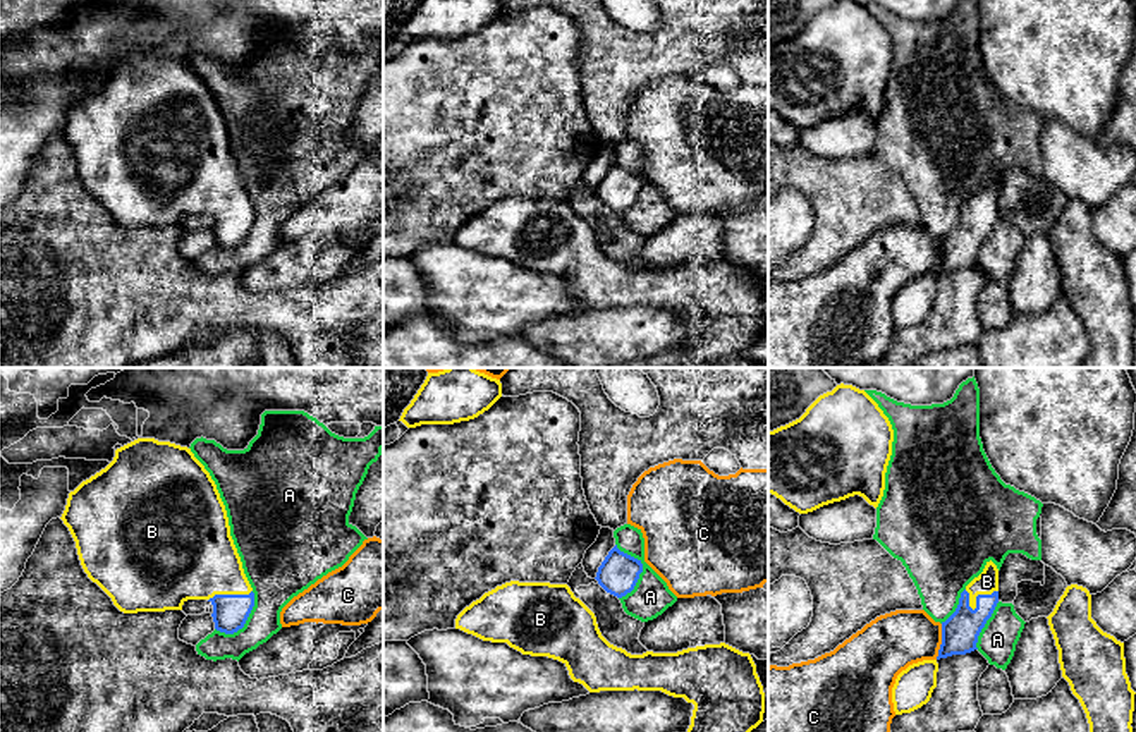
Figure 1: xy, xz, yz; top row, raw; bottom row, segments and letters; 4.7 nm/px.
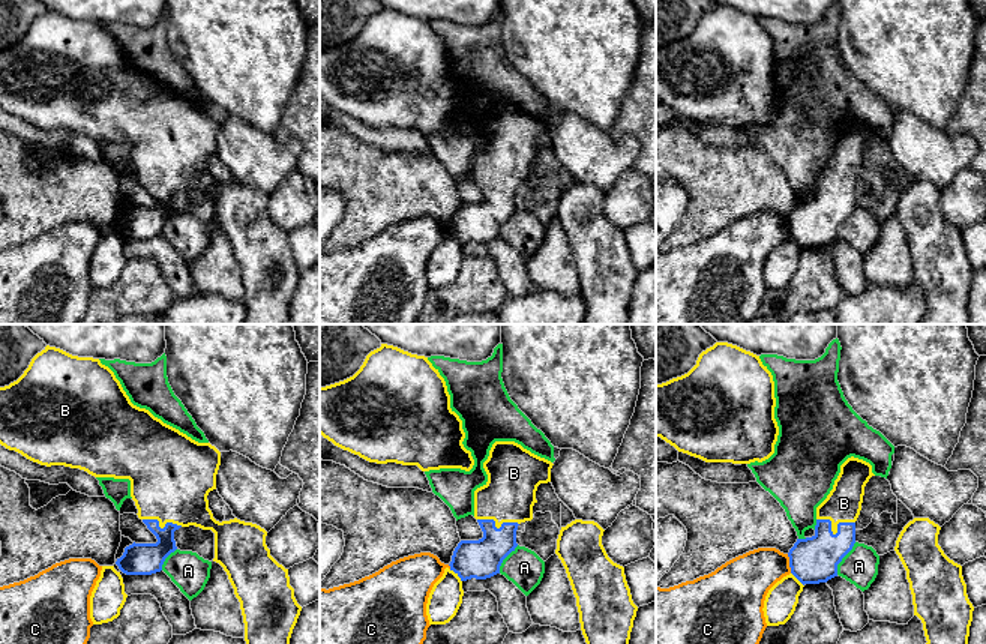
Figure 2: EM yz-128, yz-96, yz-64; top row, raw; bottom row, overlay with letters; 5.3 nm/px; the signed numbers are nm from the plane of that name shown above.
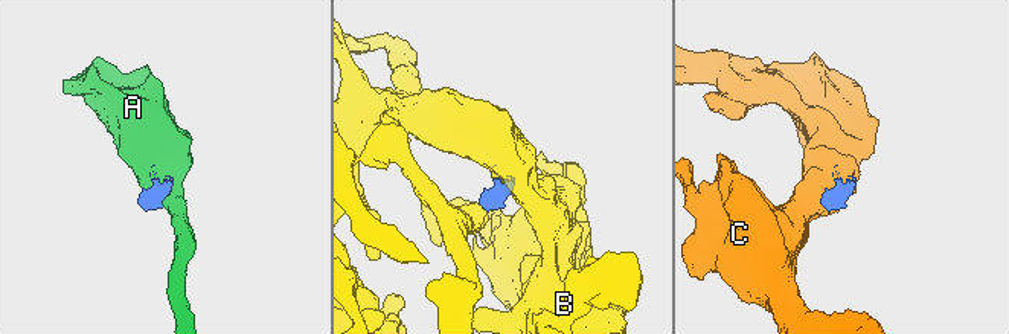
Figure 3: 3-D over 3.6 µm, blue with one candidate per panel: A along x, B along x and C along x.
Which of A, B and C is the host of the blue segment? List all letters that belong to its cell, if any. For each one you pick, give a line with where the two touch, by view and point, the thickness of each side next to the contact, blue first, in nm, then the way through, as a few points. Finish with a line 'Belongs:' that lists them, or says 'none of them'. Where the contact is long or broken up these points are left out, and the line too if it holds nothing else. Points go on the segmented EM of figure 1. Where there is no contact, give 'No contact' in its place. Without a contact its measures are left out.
B: Touches blue at yz (978, 595). Thickness 180 nm (blue) against 100 nm
Belongs: B

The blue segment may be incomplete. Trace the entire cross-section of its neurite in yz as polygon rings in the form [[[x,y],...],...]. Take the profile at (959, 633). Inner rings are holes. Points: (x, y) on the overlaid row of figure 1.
[[[990,560],[983,572],[961,593],[956,612],[942,622],[942,644],[937,660],[978,650],[978,636],[997,603],[999,569]]]

